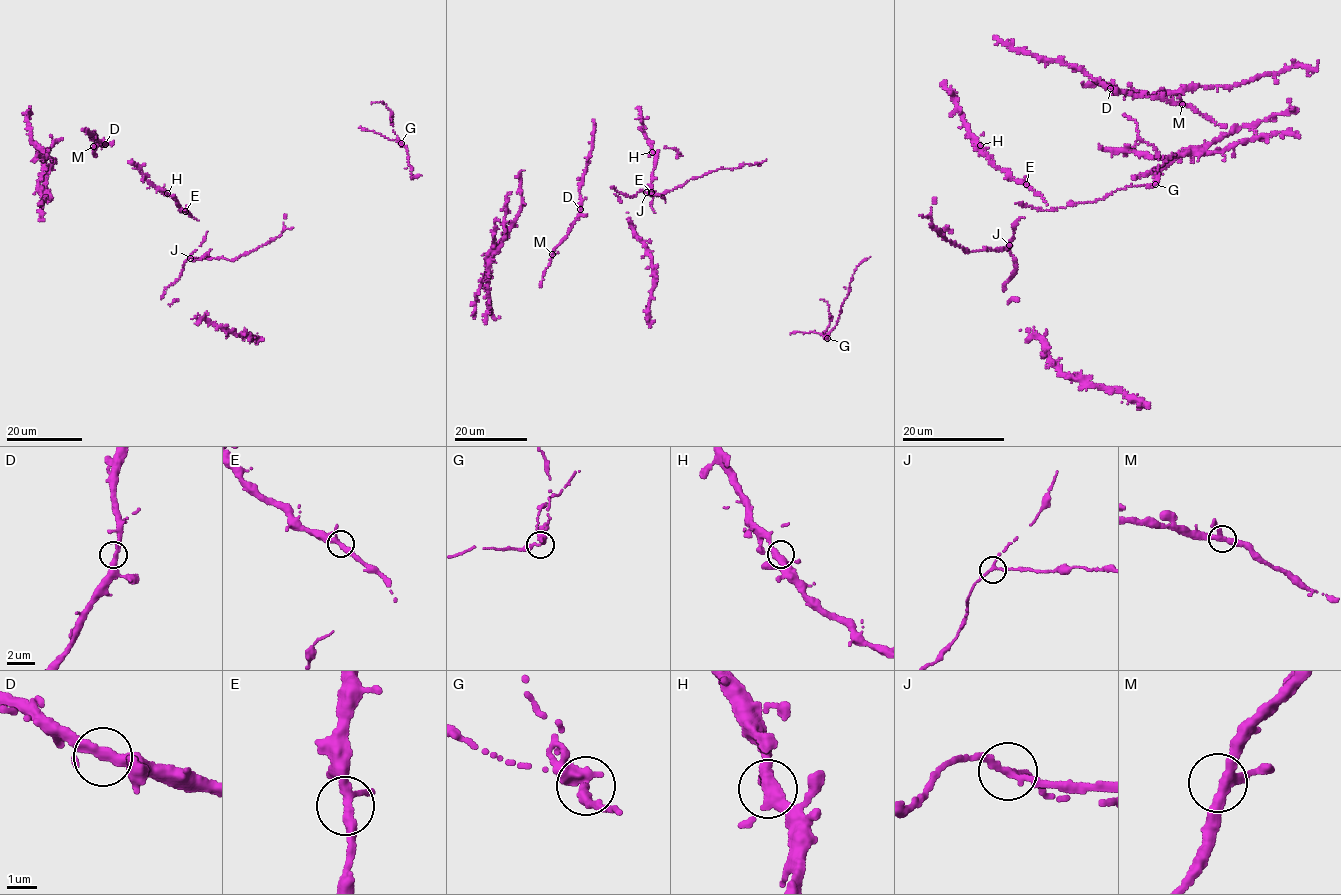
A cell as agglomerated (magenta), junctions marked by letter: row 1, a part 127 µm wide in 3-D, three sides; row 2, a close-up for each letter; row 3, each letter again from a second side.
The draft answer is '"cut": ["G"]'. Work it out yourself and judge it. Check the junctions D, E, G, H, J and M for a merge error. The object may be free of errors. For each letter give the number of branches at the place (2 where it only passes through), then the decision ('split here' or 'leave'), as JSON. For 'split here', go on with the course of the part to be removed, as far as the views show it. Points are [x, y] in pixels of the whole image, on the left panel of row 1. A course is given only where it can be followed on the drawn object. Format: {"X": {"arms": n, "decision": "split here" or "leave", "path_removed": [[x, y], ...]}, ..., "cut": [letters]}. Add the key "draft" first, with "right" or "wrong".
{"draft": "right", "D": {"arms": 3, "decision": "leave"}, "E": {"arms": 3, "decision": "leave"}, "G": {"arms": 3, "decision": "split here", "path_removed": [[401, 143], [393, 129], [392, 111], [384, 102], [372, 103]]}, "H": {"arms": 3, "decision": "leave"}, "J": {"arms": 3, "decision": "leave"}, "M": {"arms": 3, "decision": "leave"}, "cut": ["G"]}

